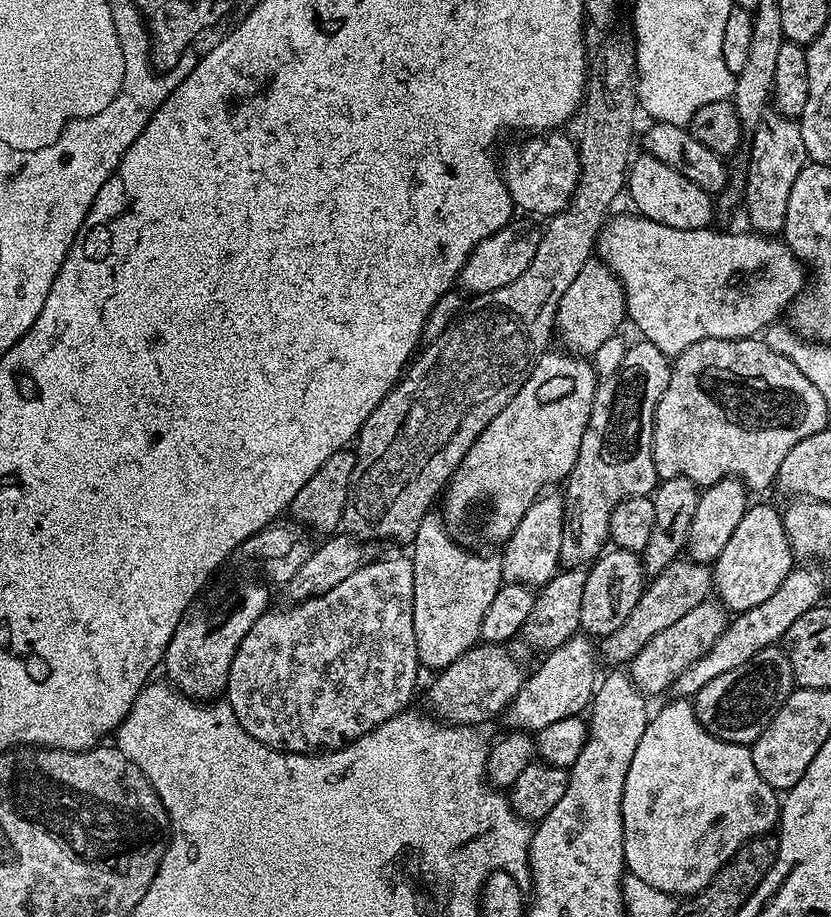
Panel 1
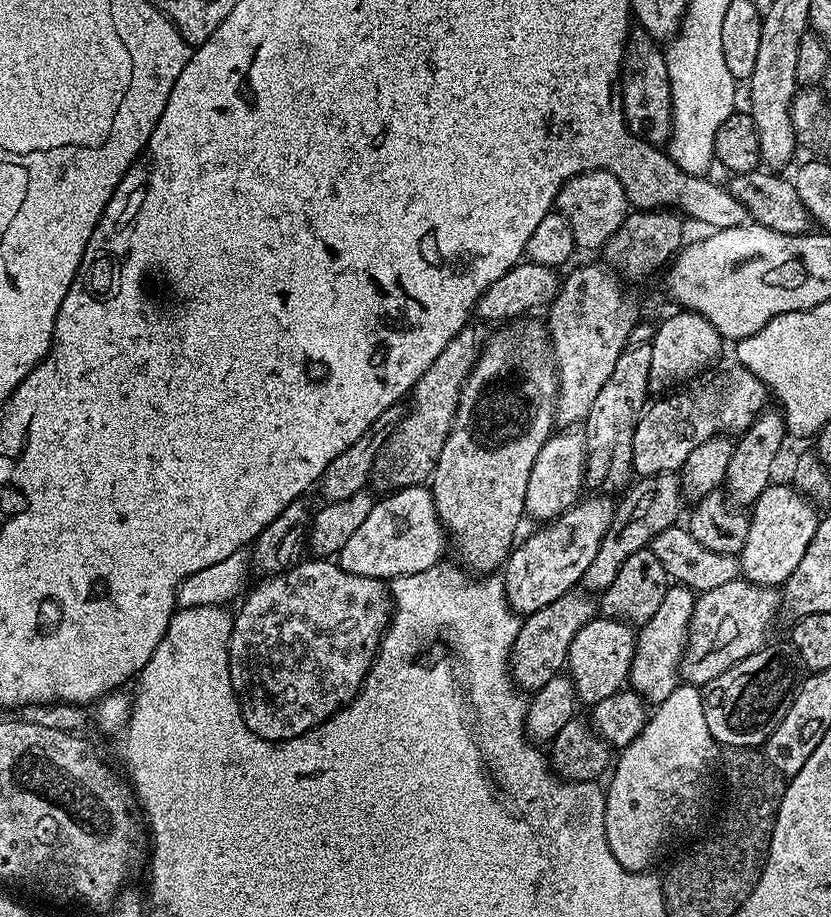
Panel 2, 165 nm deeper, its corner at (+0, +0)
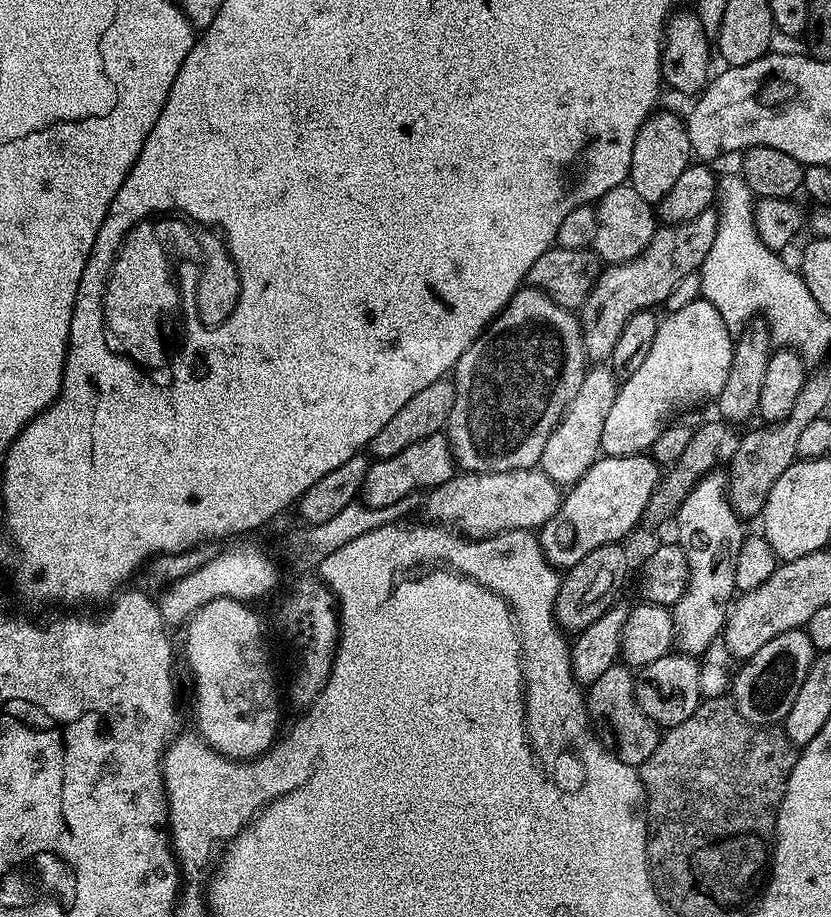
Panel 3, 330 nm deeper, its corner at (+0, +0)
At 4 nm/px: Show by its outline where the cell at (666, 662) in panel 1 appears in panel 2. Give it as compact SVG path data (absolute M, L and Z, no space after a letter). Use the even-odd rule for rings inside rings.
M743 578L699 593L688 627L688 644L680 659L681 677L687 683L707 686L718 674L742 662L742 658L750 658L769 639L768 631L781 608L782 596L776 588L763 588Z

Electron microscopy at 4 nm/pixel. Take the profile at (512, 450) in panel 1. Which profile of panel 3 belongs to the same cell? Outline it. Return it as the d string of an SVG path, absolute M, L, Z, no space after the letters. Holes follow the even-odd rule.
M712 210L698 214L698 218L685 224L657 227L656 237L645 252L638 254L638 258L621 264L609 264L601 271L586 302L578 309L584 351L589 361L607 361L623 327L634 314L659 309L682 278L699 273L706 254L710 254L717 230L718 218Z

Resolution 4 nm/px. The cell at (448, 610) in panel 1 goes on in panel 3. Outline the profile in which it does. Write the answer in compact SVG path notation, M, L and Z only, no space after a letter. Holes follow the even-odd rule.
M521 287L500 315L462 354L454 369L454 410L446 425L452 458L465 472L510 472L535 468L542 458L542 446L564 416L586 371L584 335L577 313L558 306L544 292Z

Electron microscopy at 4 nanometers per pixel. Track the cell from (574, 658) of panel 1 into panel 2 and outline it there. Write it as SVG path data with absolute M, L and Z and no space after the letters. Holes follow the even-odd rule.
M600 614L596 619L586 622L578 634L574 634L574 642L570 642L568 651L567 675L572 677L577 697L591 706L602 702L602 698L610 698L628 684L630 662L634 662L636 649L636 632L633 625L622 620L611 620L609 616Z

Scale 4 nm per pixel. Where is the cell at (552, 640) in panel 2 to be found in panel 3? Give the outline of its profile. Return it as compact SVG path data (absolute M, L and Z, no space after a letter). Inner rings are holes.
M623 543L598 546L598 550L590 550L590 554L582 558L582 562L578 562L563 573L556 599L556 622L565 633L575 634L586 630L590 622L598 622L598 618L602 618L602 614L606 614L606 610L612 607L617 599L616 583L628 576L628 552L624 547Z

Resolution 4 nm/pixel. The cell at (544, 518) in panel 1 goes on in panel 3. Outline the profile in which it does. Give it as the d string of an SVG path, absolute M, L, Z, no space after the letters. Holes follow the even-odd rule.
M592 366L585 371L582 386L578 386L578 394L574 394L570 406L556 423L550 438L546 438L546 446L542 446L542 458L538 467L556 484L577 484L582 474L586 474L586 470L598 459L602 426L606 426L606 414L610 414L610 406L614 406L617 387L617 376L610 367Z

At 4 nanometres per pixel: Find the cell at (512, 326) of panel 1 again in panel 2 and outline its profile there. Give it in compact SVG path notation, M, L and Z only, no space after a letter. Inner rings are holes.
M469 326L462 329L446 346L446 350L442 350L442 354L430 362L430 370L426 370L426 374L422 374L422 378L418 378L412 387L407 401L408 412L406 408L399 424L389 431L388 439L374 460L370 480L373 485L384 488L380 490L409 488L415 484L424 484L431 477L438 462L438 454L442 454L442 446L446 446L446 438L458 410L462 386L482 351L482 338L480 340L474 328Z

